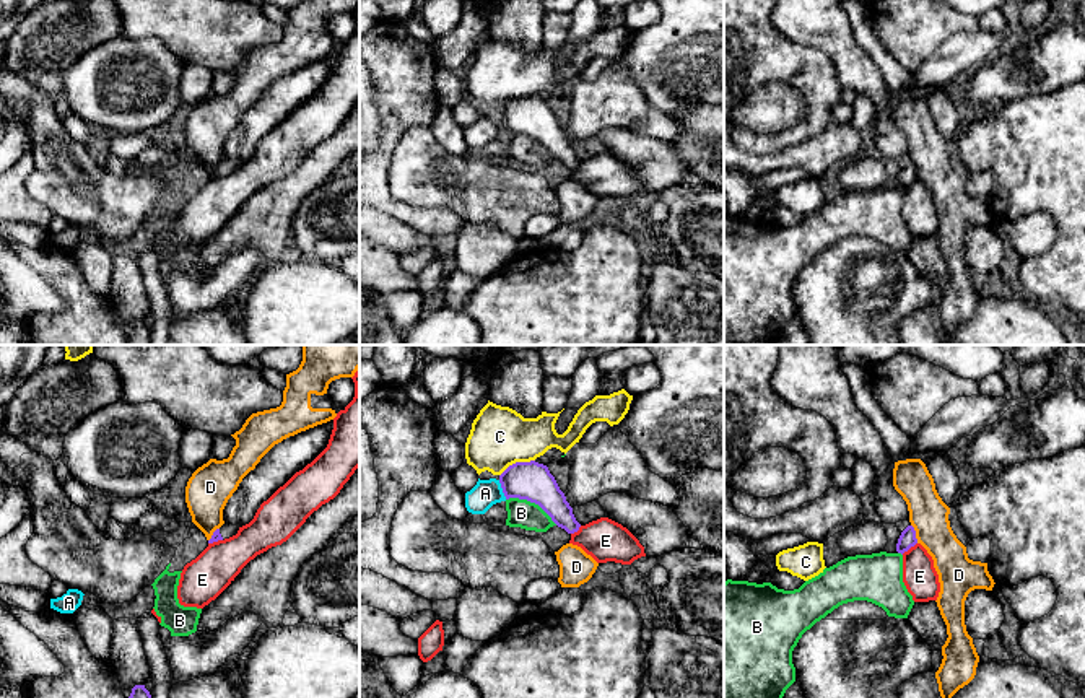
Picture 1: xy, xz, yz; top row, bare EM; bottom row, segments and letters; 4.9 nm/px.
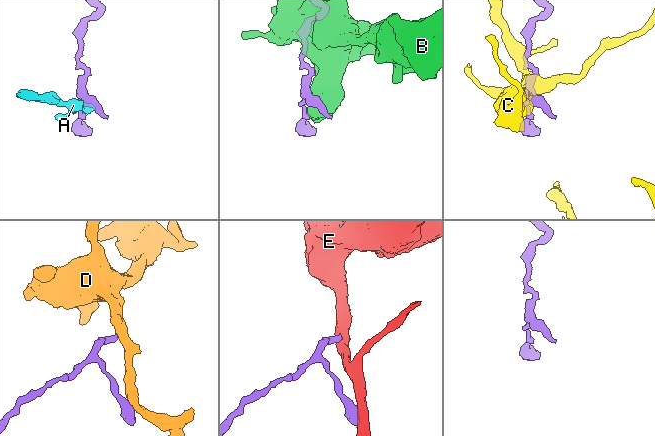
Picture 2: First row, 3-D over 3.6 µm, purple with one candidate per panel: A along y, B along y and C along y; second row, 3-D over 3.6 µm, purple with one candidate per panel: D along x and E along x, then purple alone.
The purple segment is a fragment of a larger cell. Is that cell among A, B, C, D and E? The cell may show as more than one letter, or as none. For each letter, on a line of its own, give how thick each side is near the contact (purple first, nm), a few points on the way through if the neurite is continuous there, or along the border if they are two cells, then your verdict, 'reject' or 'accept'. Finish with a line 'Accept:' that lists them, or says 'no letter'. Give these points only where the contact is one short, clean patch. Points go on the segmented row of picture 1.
A: 190/140 nm | reject
B: 190/140 nm | reject
C: 190/300 nm | reject
D: 80/190 nm | along yz (911, 524), (918, 542) | reject
E: 80/170 nm | along yz (916, 542), (901, 554) | reject
Accept: no letter

